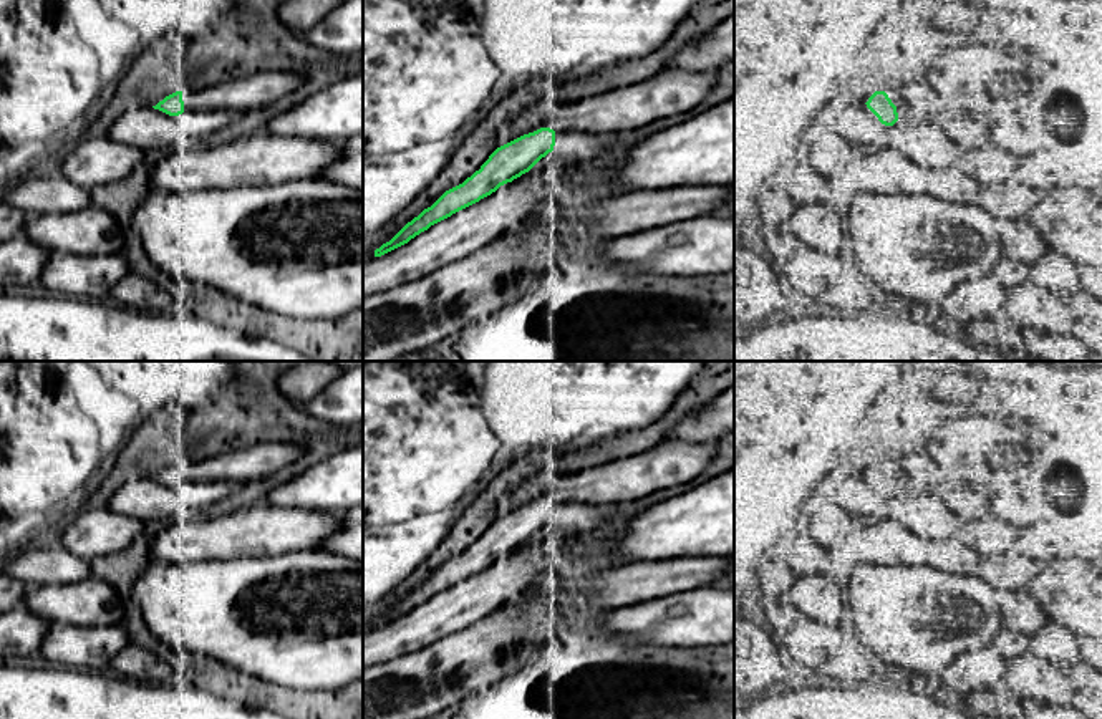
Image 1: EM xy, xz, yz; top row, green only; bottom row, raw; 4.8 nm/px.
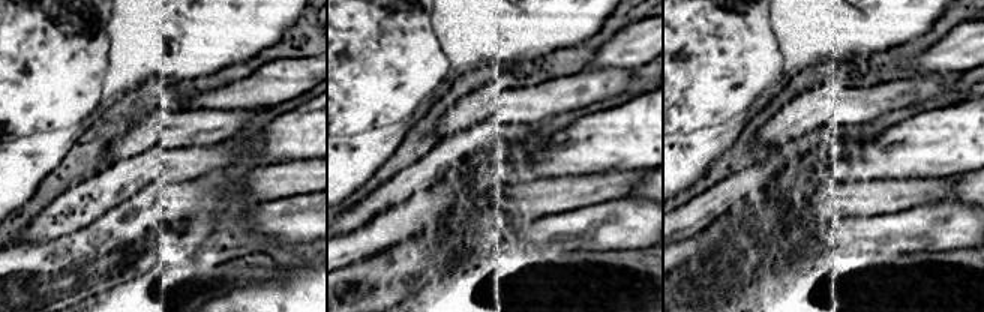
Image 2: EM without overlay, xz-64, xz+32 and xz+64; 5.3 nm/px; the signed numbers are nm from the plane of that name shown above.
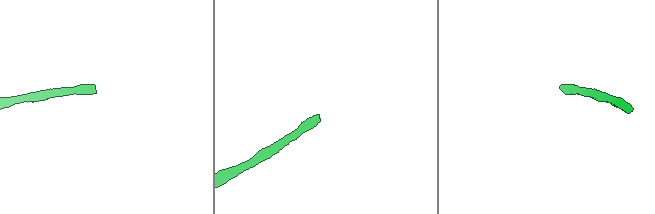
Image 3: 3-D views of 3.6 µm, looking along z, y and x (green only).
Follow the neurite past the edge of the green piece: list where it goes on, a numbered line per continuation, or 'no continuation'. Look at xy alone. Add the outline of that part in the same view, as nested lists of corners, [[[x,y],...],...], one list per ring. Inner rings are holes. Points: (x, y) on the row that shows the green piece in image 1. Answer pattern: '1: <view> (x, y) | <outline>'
1: xy (256, 91) | [[[267,71],[237,78],[205,89],[182,89],[184,111],[227,109],[247,113],[265,109],[305,83],[303,73]]]

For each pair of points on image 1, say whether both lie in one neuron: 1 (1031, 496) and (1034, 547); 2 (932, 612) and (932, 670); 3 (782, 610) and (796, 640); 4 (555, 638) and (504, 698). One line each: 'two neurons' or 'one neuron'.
1: one neuron
2: one neuron
3: two neurons
4: one neuron

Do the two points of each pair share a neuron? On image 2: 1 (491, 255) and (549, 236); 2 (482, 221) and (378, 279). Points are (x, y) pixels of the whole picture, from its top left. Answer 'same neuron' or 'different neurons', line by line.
1: different neurons
2: same neuron

